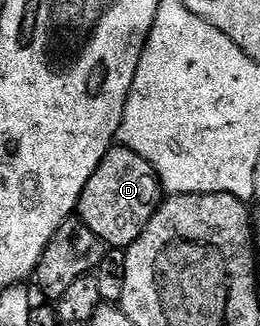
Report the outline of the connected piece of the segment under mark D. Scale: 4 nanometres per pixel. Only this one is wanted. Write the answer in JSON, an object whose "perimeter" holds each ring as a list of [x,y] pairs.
{"perimeter":[[[115,145],[110,152],[96,165],[96,173],[88,177],[88,185],[84,185],[84,193],[80,193],[77,218],[82,220],[100,241],[110,249],[125,249],[133,245],[136,237],[152,221],[158,204],[163,198],[162,185],[158,174],[136,153],[127,147]]]}

